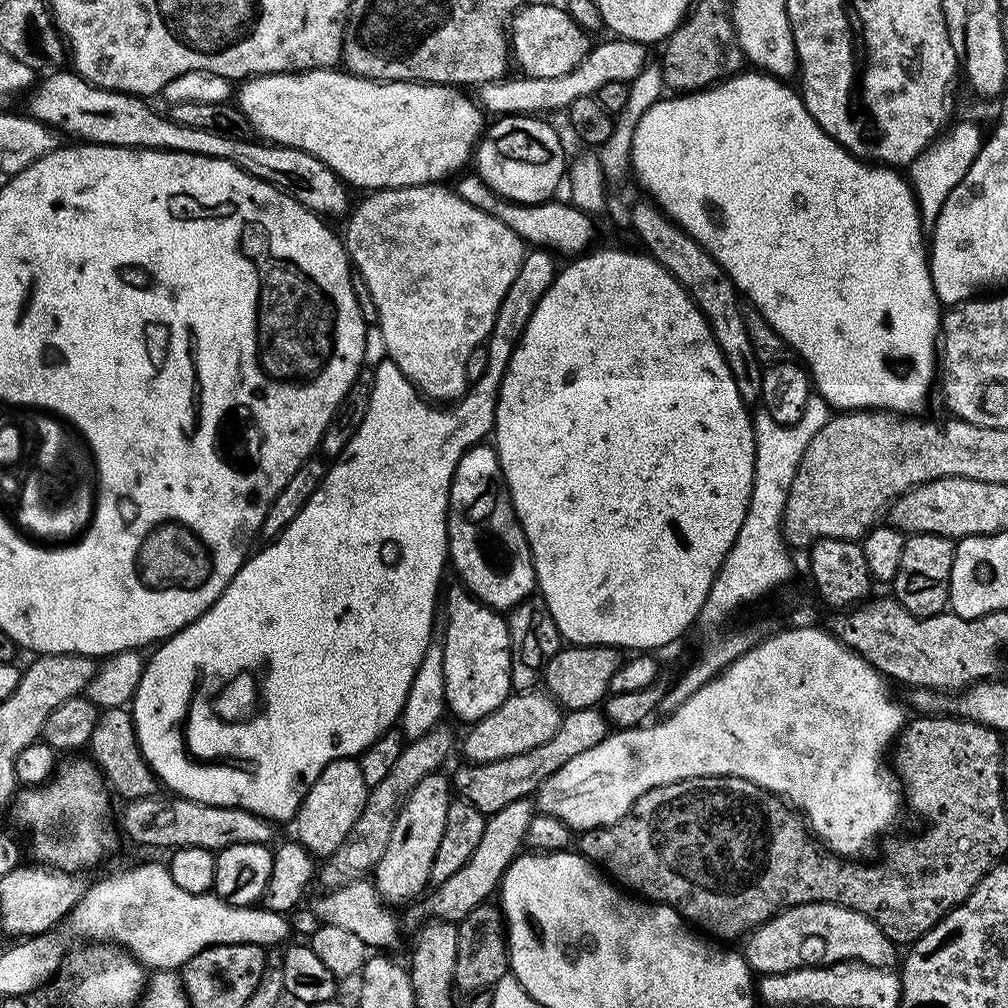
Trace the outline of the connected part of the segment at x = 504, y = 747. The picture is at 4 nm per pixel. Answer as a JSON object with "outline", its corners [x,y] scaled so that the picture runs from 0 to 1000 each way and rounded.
{"outline":[[[525,685],[522,687],[512,687],[504,690],[502,696],[498,696],[498,700],[494,700],[494,704],[490,704],[490,708],[482,708],[482,712],[471,715],[467,719],[468,722],[464,726],[464,731],[459,731],[458,746],[460,746],[465,755],[470,758],[481,758],[482,756],[494,756],[494,752],[510,752],[510,748],[522,748],[526,744],[530,744],[530,740],[538,740],[538,736],[546,736],[546,732],[550,732],[550,728],[554,724],[558,713],[558,703],[543,686]]]}

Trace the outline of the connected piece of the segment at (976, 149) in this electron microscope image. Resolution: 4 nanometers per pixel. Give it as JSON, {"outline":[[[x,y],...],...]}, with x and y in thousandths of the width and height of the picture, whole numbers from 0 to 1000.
{"outline":[[[960,119],[945,122],[930,138],[901,165],[901,180],[909,193],[910,202],[913,206],[913,215],[921,224],[928,223],[938,196],[942,189],[946,188],[950,182],[954,181],[962,165],[973,149],[976,133],[973,133],[971,125]]]}

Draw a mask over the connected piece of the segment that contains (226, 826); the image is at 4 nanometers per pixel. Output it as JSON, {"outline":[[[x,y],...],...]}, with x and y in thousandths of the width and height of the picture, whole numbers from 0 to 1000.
{"outline":[[[156,788],[140,794],[129,794],[122,801],[124,827],[133,836],[144,837],[147,841],[174,843],[185,839],[200,839],[200,843],[216,846],[224,839],[240,839],[240,835],[271,836],[271,814],[243,802],[201,798],[174,788]]]}

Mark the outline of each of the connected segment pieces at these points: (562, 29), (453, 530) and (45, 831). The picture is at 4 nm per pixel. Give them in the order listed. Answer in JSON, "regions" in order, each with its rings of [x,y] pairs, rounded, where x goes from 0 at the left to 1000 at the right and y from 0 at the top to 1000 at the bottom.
{"regions":[[[[521,3],[506,21],[506,56],[520,75],[554,77],[557,73],[565,73],[583,56],[584,33],[569,22],[563,8],[552,4]]],[[[477,438],[462,445],[450,466],[444,491],[444,550],[447,563],[452,563],[452,567],[456,570],[455,578],[482,601],[507,605],[533,586],[528,547],[508,501],[496,455],[487,439]]],[[[67,752],[50,773],[39,780],[24,780],[15,787],[10,807],[28,829],[31,852],[49,861],[82,866],[82,861],[99,857],[115,841],[115,825],[107,821],[107,790],[109,782],[90,753]]]]}

